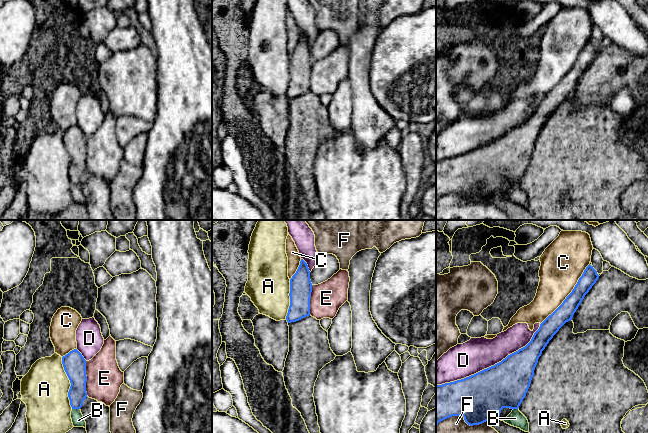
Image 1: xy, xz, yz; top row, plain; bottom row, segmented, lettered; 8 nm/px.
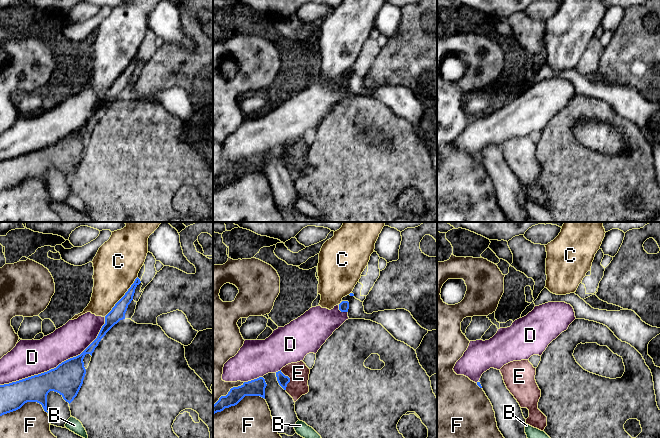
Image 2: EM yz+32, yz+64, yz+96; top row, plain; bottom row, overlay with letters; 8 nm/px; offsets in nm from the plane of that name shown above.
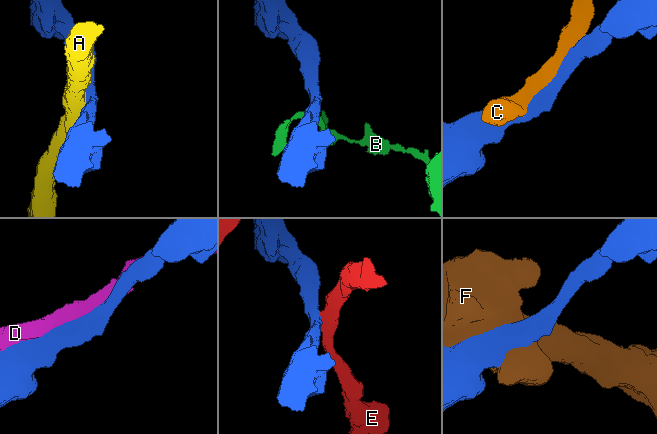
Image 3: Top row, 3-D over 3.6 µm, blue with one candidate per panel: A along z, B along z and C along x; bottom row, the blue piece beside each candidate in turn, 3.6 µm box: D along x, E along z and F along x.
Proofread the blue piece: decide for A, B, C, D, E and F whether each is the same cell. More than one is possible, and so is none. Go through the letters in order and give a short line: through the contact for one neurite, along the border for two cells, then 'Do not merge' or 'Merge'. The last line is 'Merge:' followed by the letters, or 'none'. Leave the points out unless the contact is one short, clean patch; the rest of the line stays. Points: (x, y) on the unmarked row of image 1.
A: Do not merge
B: Line: xy (72, 184), (79, 185). Do not merge
C: Do not merge
D: Do not merge
E: Do not merge
F: Do not merge
Merge: none

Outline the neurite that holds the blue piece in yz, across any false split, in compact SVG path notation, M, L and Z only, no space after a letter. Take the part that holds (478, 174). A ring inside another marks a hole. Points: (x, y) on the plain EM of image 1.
M589 40L572 68L540 100L525 123L474 151L436 161L436 202L452 192L463 192L470 202L479 201L499 195L503 184L518 185L530 163L542 127L559 105L572 96L598 54L597 47Z

